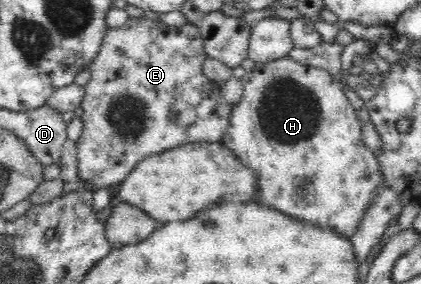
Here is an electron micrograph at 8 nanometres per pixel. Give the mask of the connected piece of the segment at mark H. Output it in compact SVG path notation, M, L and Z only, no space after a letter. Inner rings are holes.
M291 55L267 62L255 62L255 67L246 72L242 76L241 81L243 81L244 86L243 98L241 102L234 106L230 128L226 131L220 143L226 150L229 150L229 153L233 155L241 166L251 171L255 185L257 185L253 200L263 206L277 209L294 221L301 221L307 226L314 226L321 230L332 230L343 239L350 240L352 236L359 232L361 222L369 214L369 210L375 206L379 190L385 186L385 174L377 153L365 145L362 134L362 122L357 120L356 110L347 101L343 93L344 84L333 80L326 70L311 66L306 62L301 62Z

